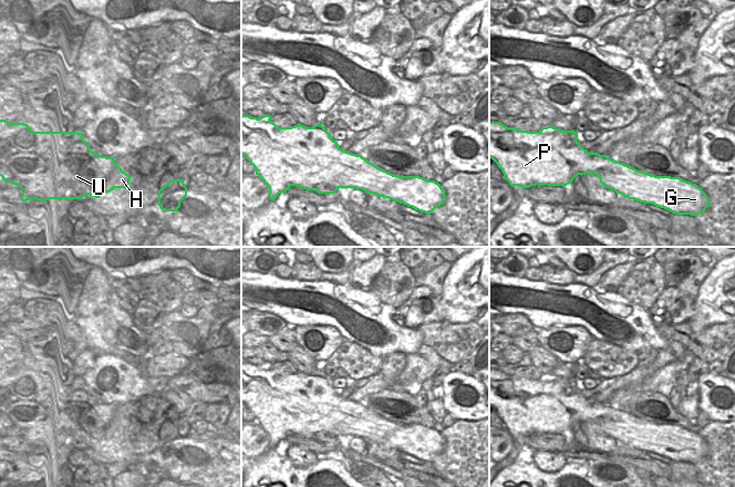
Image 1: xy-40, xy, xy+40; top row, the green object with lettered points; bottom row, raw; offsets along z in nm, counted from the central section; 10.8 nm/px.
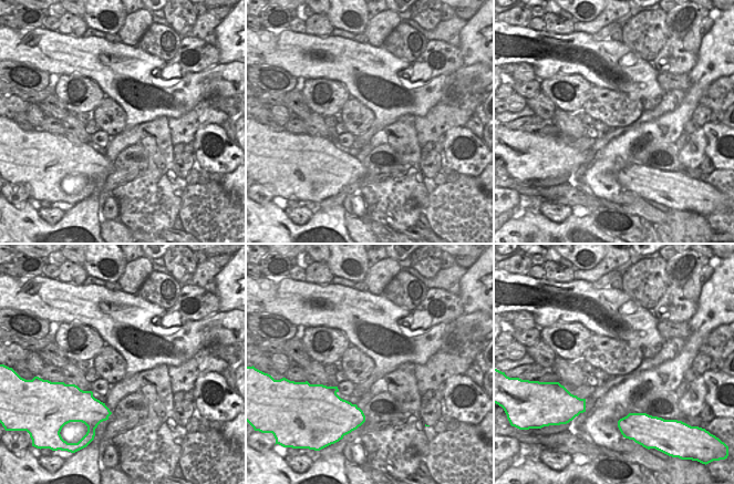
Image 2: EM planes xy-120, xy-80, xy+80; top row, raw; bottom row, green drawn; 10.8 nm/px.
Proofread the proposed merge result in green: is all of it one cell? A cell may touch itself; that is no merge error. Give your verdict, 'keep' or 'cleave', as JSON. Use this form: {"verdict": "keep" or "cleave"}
{"verdict": "keep"}

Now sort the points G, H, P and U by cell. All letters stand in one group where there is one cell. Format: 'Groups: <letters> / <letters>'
Groups: G H P U

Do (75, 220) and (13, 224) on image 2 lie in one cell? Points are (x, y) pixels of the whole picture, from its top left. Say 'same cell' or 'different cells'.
same cell

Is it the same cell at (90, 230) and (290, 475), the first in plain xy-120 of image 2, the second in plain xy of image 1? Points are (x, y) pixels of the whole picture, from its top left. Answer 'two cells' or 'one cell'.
one cell

